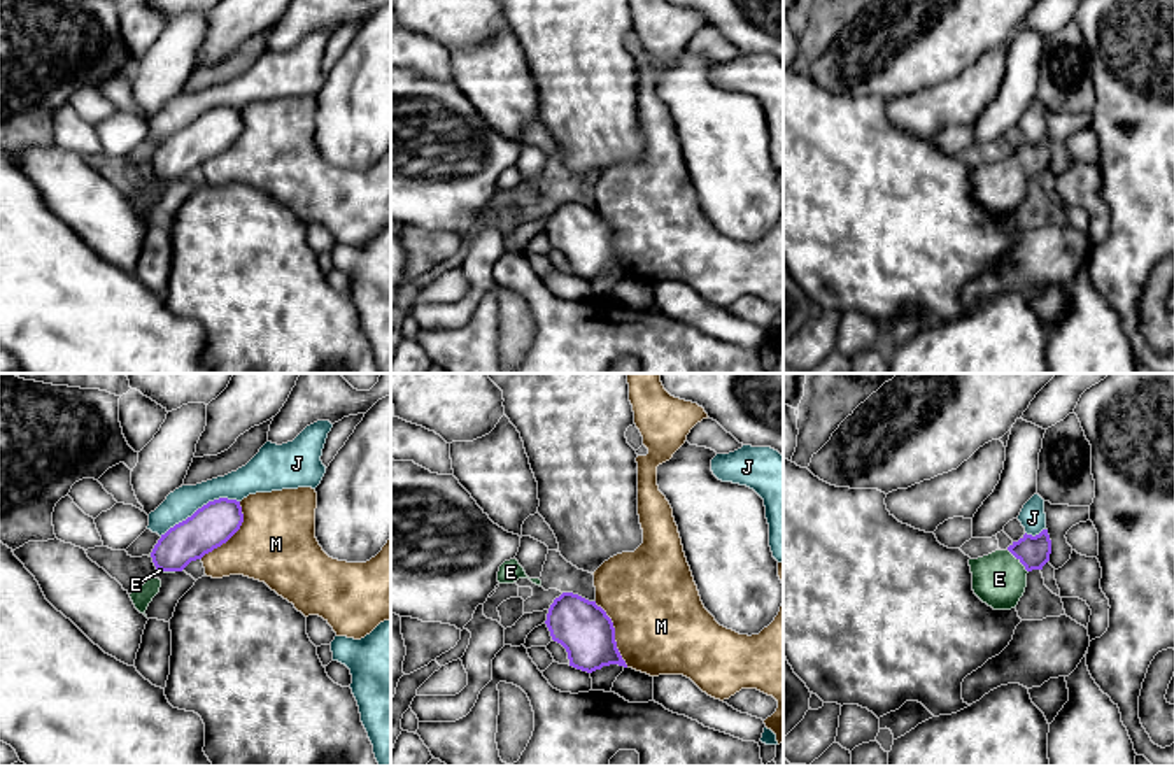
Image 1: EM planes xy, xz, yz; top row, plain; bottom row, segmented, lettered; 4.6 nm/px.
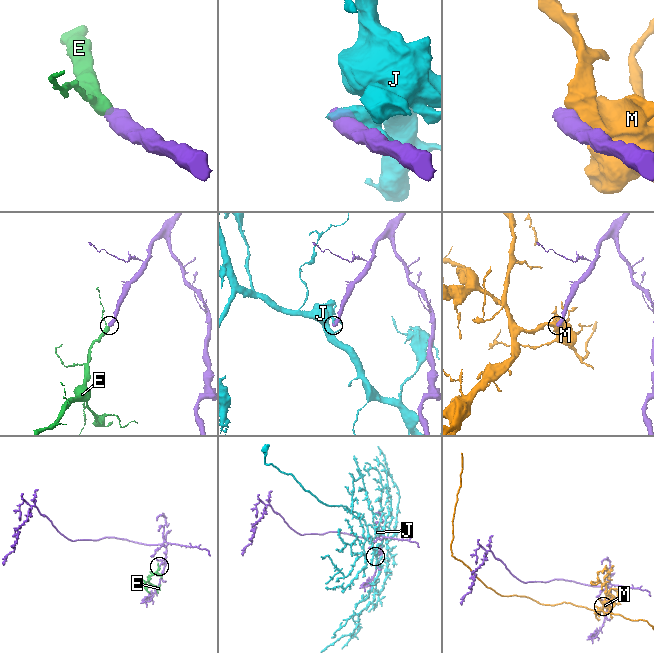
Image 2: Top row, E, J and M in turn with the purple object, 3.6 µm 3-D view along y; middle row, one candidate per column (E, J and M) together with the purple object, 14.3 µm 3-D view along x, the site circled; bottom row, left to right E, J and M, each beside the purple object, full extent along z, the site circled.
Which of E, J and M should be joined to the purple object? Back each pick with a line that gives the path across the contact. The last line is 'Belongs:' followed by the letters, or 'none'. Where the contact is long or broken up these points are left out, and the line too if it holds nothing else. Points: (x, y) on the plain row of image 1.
E: way yz (1034, 160), (1029, 160), (1020, 169), (999, 186)
Belongs: E

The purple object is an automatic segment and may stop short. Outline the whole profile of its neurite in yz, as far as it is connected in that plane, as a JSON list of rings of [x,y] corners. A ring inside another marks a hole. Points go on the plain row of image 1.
[[[1048,137],[1039,142],[1023,142],[1006,158],[969,167],[974,202],[994,217],[1011,217],[1027,195],[1027,181],[1043,177],[1050,168],[1051,147]]]

